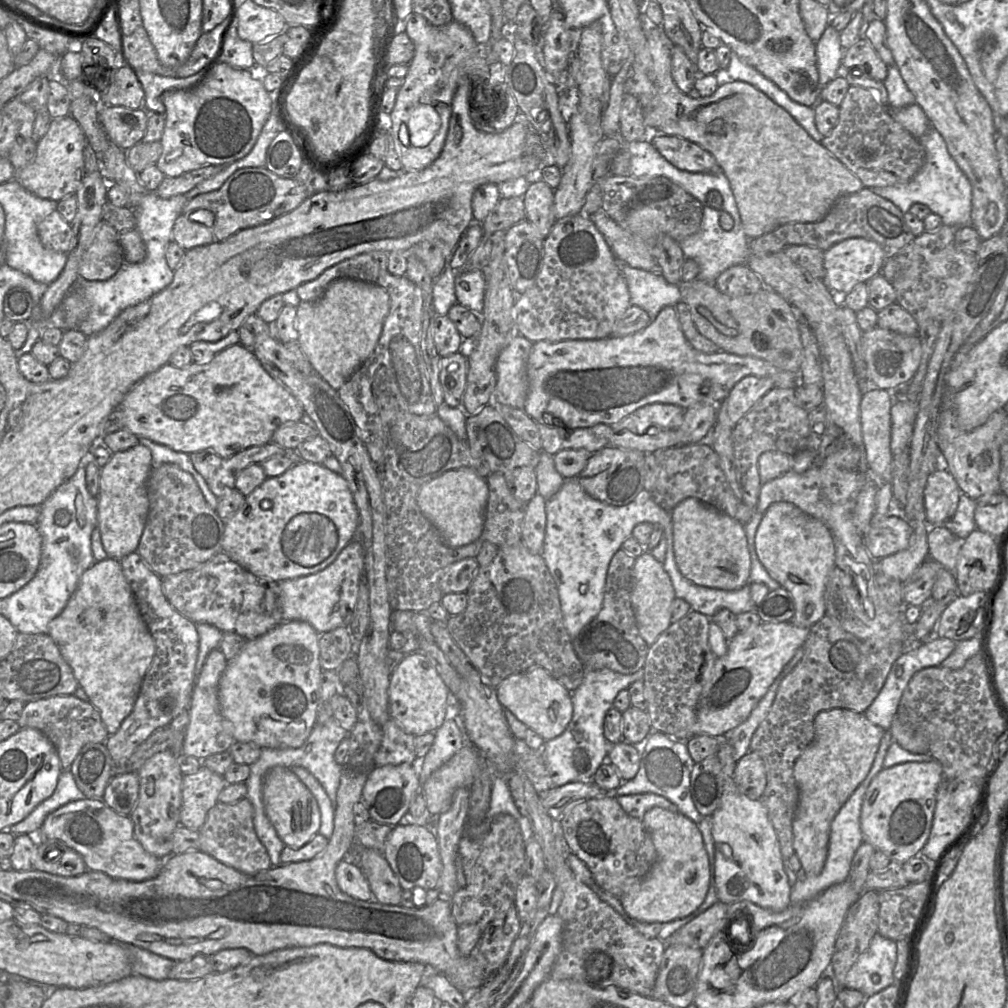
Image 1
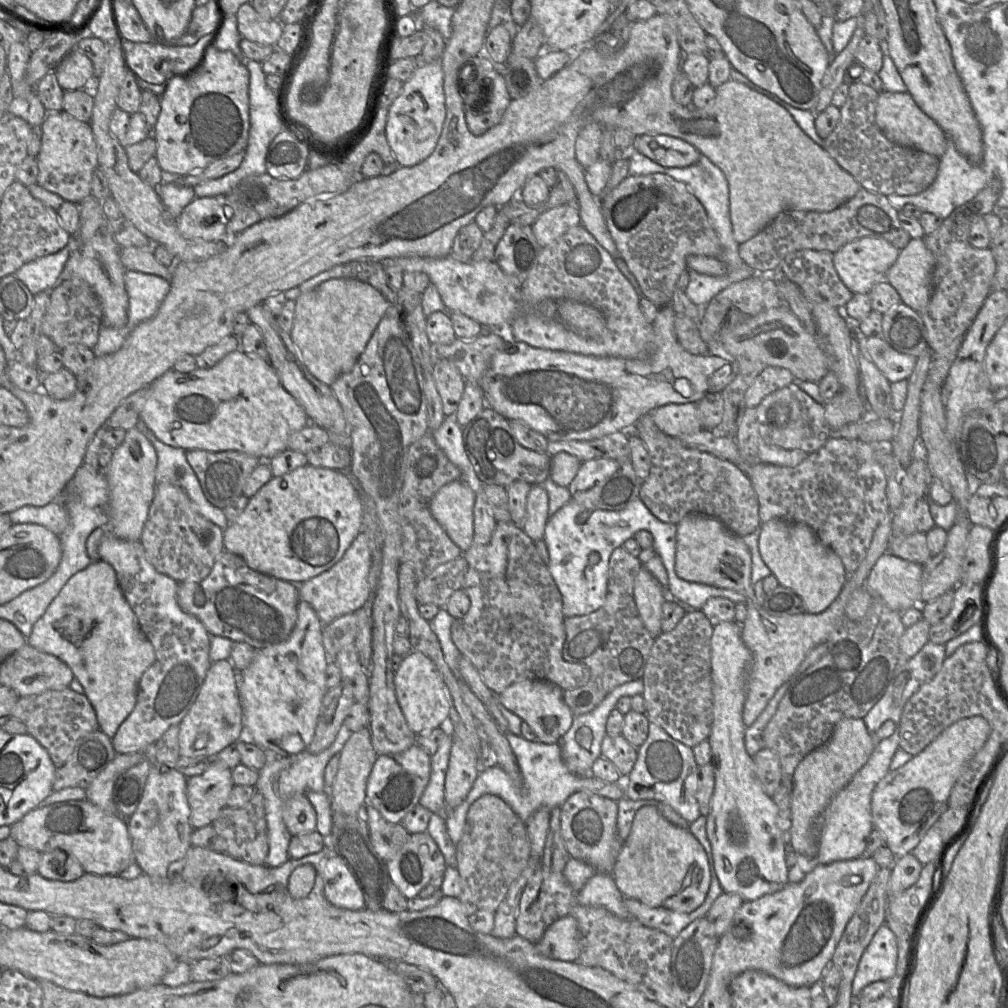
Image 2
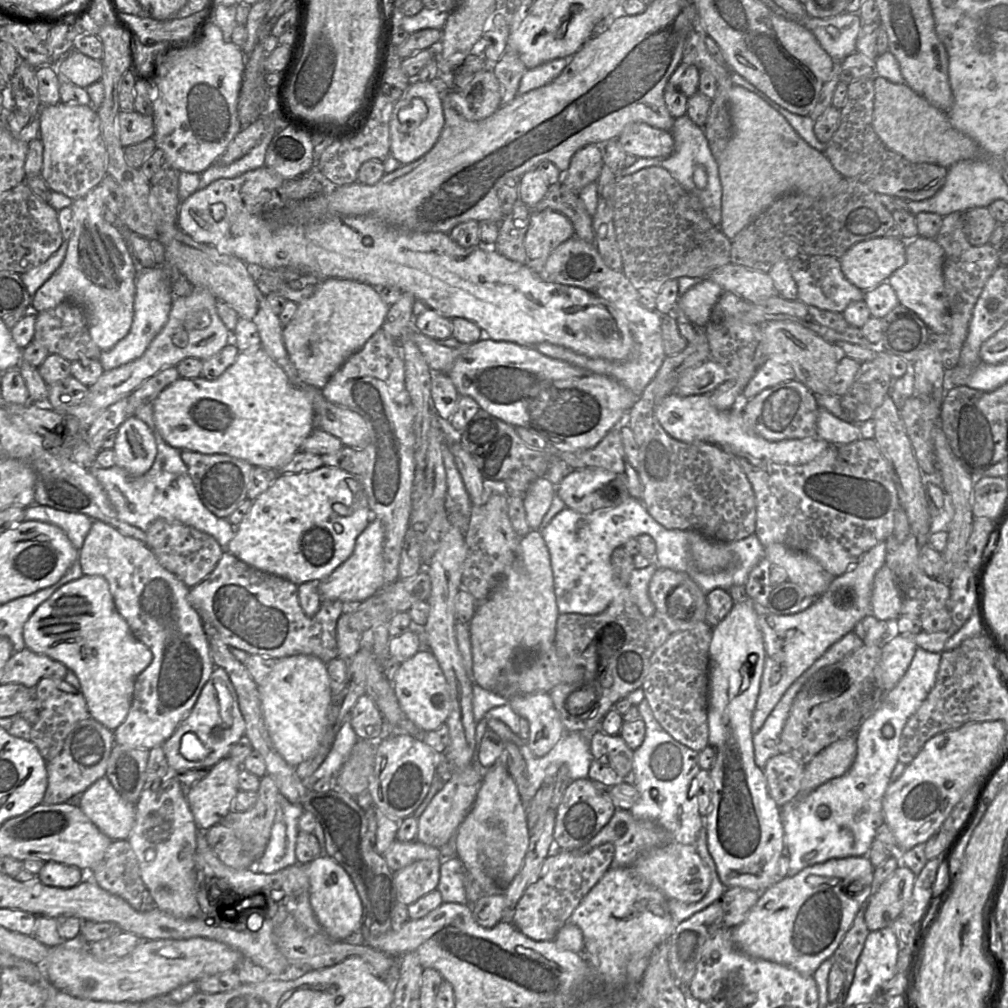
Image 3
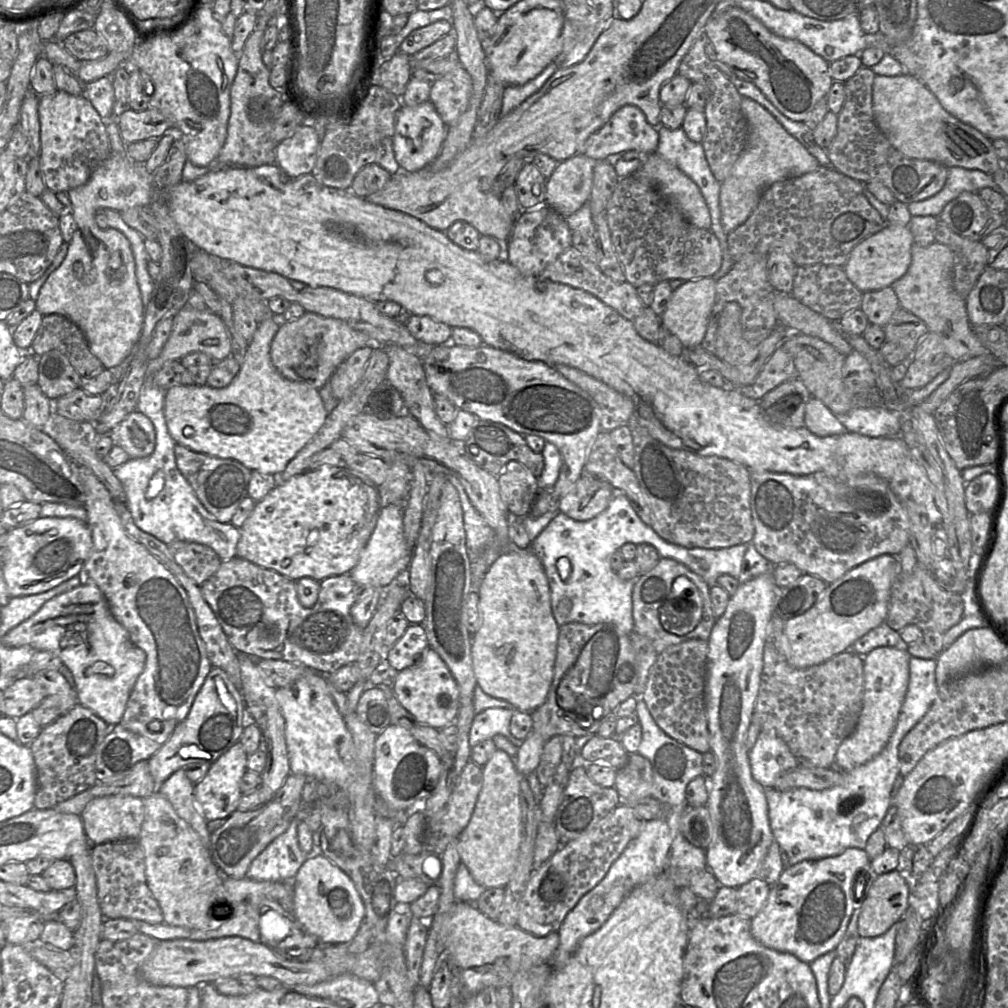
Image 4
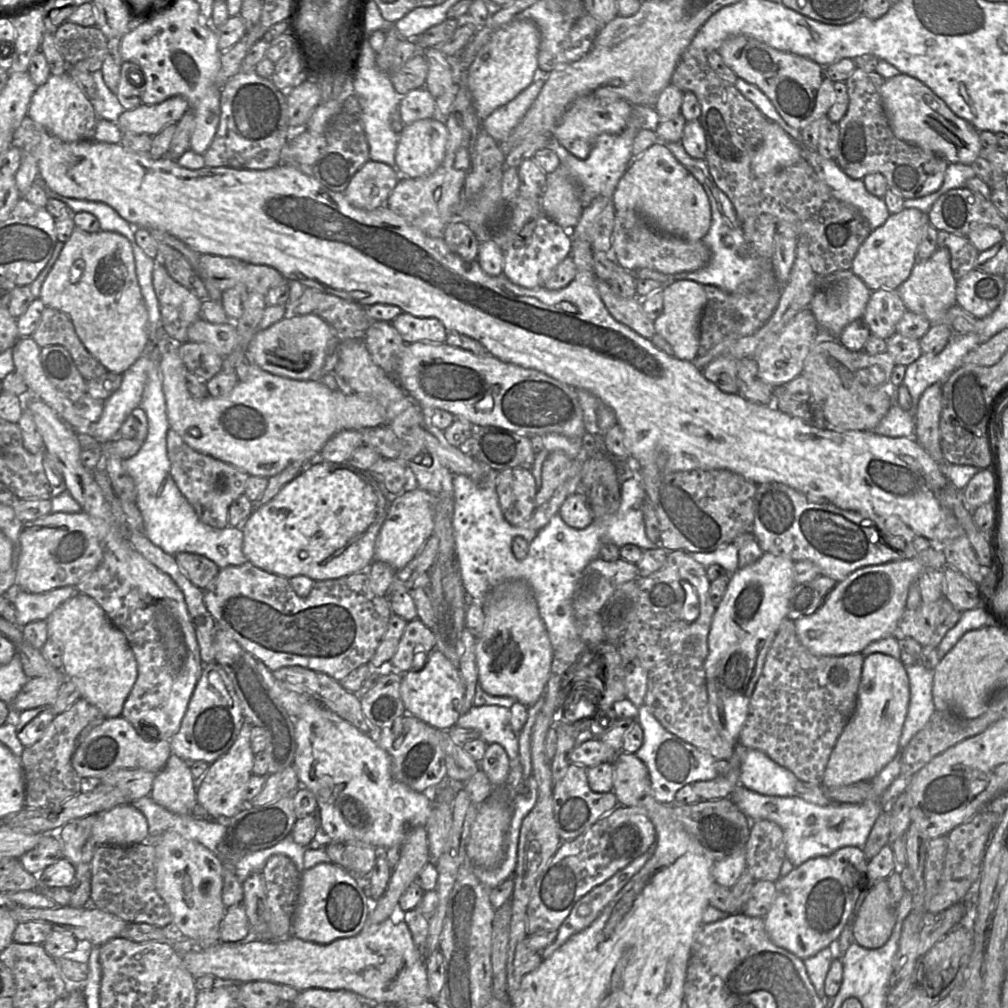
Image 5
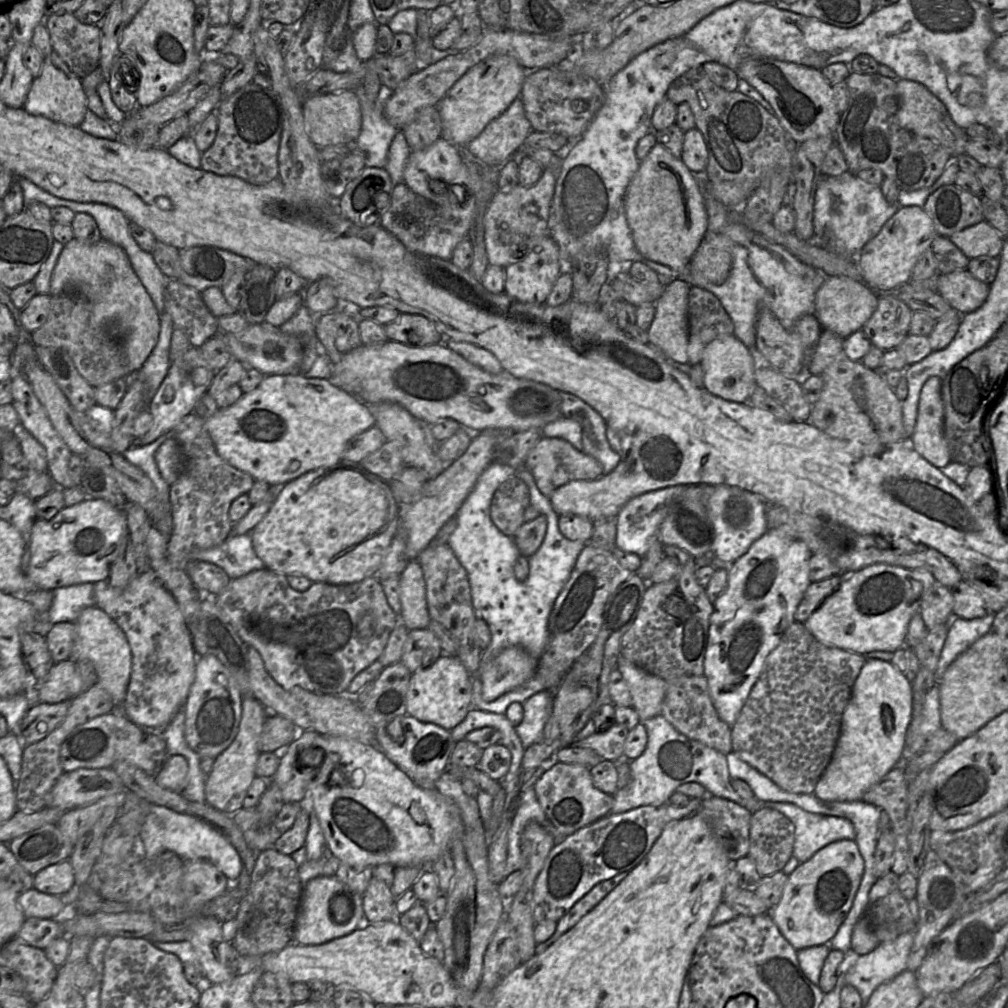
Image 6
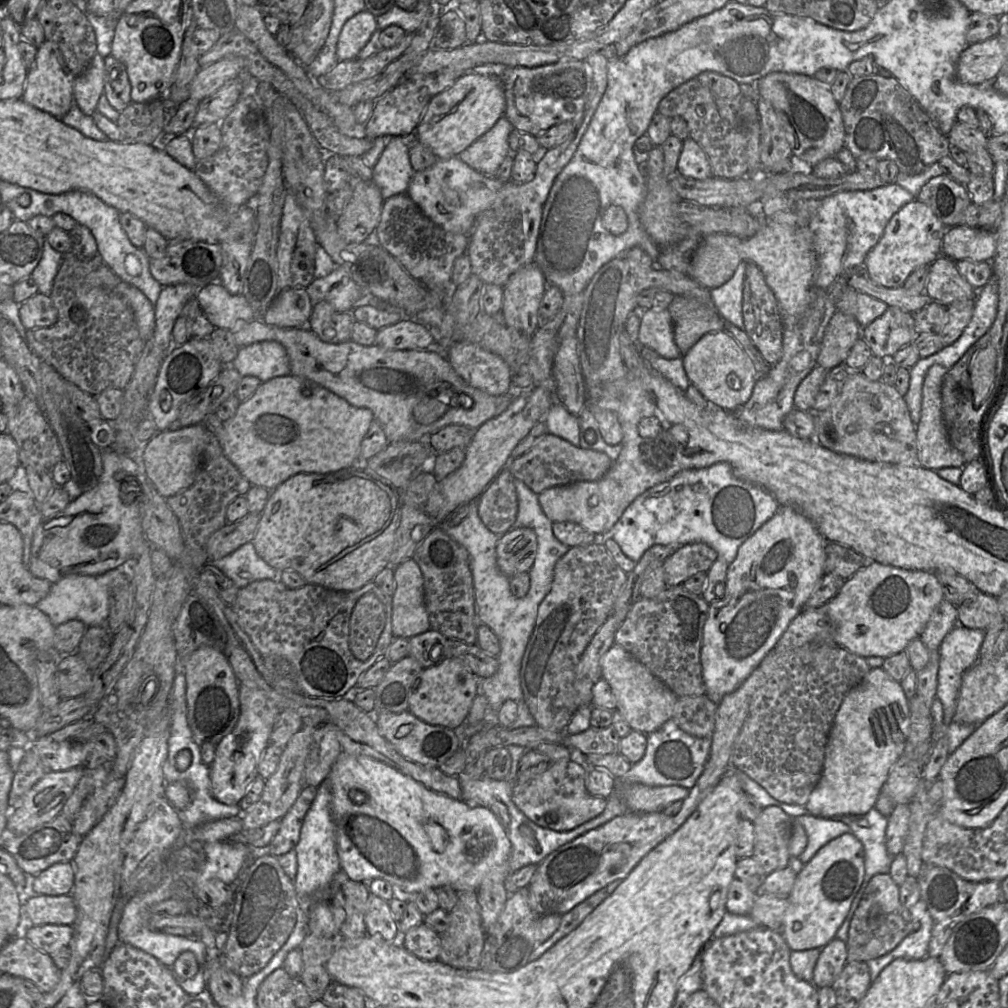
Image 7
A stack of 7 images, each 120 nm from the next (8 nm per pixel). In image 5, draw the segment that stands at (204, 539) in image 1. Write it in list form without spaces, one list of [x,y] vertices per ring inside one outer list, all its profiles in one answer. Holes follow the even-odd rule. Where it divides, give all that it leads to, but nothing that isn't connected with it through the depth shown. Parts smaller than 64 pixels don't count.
[[[181,552],[175,555],[175,559],[190,581],[203,591],[220,571],[215,562],[199,554]]]

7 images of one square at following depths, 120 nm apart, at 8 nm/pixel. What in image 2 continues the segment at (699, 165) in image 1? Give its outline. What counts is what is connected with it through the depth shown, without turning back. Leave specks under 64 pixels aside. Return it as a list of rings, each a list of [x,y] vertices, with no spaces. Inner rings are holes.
[[[665,134],[635,136],[635,149],[664,167],[687,167],[695,164],[701,153],[687,141]]]

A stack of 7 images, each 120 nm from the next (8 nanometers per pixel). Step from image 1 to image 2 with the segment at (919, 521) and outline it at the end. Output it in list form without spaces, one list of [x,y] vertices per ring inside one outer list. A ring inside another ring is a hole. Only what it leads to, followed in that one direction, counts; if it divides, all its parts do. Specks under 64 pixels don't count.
[[[890,552],[883,554],[869,573],[865,588],[875,598],[884,602],[890,609],[904,612],[920,604],[923,565],[903,560]]]

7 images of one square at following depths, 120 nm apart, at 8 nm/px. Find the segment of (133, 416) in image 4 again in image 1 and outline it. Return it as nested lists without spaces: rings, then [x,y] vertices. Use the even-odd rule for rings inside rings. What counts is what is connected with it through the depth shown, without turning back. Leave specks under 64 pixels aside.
[[[141,443],[112,454],[107,464],[101,468],[97,528],[108,558],[120,561],[138,548],[149,513],[147,481],[152,469],[151,451]]]

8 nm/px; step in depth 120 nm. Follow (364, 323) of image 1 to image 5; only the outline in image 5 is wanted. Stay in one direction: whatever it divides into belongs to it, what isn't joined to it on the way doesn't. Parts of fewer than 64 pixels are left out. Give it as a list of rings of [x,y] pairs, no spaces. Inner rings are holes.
[[[315,313],[289,314],[269,328],[257,331],[249,344],[247,354],[253,363],[273,375],[300,381],[320,380],[326,356],[333,346],[337,349],[336,333],[320,316]]]

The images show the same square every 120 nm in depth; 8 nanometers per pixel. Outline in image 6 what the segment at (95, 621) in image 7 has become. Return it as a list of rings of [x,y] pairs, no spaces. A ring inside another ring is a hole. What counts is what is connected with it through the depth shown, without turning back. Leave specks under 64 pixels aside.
[[[93,583],[61,587],[52,592],[52,604],[46,615],[53,624],[75,622],[85,608],[96,605]]]

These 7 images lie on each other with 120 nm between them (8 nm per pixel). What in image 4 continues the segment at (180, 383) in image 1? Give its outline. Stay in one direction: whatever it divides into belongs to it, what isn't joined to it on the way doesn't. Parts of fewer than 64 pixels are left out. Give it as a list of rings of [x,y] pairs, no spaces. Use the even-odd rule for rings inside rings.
[[[276,316],[259,323],[235,379],[225,388],[209,385],[177,385],[165,391],[164,416],[177,444],[213,457],[232,459],[251,471],[280,476],[287,464],[323,426],[328,413],[318,389],[283,377],[271,361],[271,343],[282,322]]]

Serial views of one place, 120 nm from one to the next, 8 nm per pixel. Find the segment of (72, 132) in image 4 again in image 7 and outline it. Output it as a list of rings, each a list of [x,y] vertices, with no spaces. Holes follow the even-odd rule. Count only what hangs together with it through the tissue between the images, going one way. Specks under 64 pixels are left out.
[[[45,40],[37,48],[35,62],[28,69],[22,100],[27,104],[61,119],[70,110],[73,99],[73,83],[75,76],[67,67],[62,53],[56,43]]]

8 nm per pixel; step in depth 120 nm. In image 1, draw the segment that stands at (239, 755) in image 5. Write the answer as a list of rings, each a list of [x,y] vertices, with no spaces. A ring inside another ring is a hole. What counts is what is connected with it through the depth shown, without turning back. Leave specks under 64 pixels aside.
[[[201,766],[195,773],[183,775],[180,825],[199,831],[226,784],[222,775],[206,766]]]

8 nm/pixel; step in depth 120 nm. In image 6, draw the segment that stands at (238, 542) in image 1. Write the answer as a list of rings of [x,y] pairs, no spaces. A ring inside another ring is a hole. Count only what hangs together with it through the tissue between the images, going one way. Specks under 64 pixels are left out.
[[[340,462],[284,484],[273,506],[249,534],[255,553],[273,572],[304,575],[312,582],[350,584],[377,573],[399,530],[399,508],[388,482],[368,473],[359,463]]]

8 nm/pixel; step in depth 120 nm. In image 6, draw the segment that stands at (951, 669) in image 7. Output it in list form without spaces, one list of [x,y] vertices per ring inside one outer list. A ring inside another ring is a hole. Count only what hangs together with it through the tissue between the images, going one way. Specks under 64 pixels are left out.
[[[996,613],[971,620],[954,617],[949,622],[949,631],[944,642],[935,674],[935,684],[943,677],[948,666],[979,638],[986,635],[993,624]]]

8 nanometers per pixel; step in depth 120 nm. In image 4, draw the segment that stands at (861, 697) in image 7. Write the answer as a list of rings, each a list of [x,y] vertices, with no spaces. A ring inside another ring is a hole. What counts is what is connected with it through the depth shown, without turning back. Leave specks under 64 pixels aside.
[[[882,646],[864,656],[863,707],[854,732],[839,746],[834,766],[843,773],[877,756],[888,743],[895,728],[909,684],[909,660],[906,648]]]

